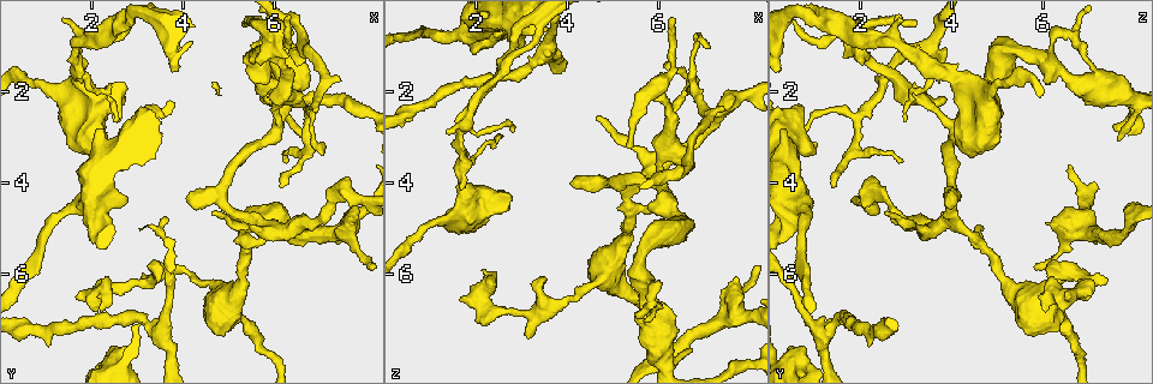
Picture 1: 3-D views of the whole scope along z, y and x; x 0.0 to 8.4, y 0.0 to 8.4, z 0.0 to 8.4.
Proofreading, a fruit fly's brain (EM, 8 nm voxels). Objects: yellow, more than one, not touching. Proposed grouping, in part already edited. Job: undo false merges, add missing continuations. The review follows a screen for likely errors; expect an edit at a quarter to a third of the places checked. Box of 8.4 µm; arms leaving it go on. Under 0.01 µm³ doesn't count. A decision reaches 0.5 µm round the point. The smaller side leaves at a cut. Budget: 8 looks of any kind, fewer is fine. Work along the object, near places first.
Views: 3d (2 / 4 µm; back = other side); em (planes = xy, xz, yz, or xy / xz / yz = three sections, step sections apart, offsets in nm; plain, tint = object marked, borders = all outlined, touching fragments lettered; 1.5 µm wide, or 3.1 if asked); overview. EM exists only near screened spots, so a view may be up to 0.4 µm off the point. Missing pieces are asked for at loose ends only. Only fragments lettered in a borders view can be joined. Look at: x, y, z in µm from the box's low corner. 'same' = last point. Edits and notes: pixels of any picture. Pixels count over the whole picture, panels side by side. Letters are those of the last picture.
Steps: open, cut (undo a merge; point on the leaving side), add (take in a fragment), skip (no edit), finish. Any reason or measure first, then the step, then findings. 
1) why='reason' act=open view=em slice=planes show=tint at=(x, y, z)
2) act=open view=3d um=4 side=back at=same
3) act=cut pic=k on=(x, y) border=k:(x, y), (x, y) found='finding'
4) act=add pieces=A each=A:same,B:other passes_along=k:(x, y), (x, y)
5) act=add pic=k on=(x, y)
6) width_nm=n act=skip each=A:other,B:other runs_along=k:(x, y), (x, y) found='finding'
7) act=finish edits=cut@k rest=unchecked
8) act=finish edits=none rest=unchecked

why='thick end' act=open view=3d um=4 at=(3.00, 3.35, 1.00)

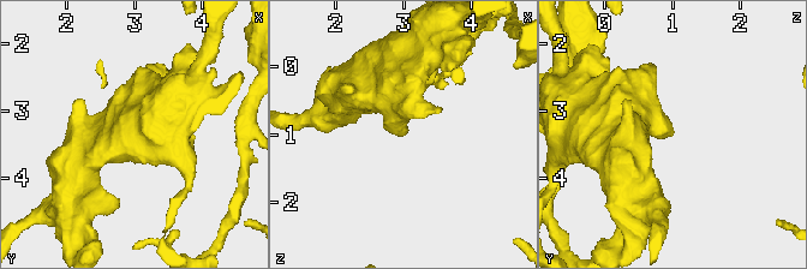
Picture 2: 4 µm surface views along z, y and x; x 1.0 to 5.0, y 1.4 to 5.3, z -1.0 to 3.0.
why='now the EM' act=open view=em slice=planes show=borders at=(3.00, 3.30, 1.05)

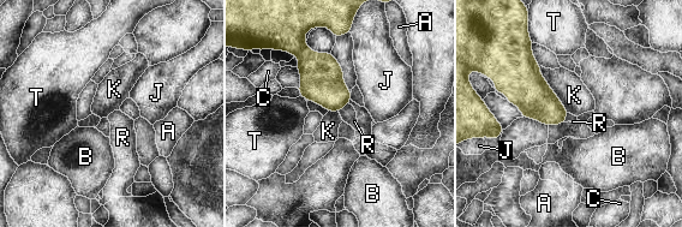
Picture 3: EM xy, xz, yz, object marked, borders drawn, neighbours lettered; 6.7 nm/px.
longest_contact=K:360nm act=skip each=A:other,B:other,C:other,J:other,K:other,R:other,T:other found='none of them fits'

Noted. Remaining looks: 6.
why='arms part here' act=open view=3d um=4 side=back at=(1.80, 0.90, 2.75)

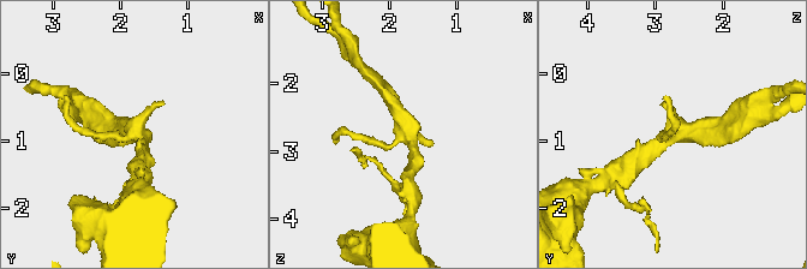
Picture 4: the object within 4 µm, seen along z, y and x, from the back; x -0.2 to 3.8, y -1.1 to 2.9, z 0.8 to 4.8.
why='now the EM' act=open view=em slice=planes show=borders at=(1.75, 0.90, 2.70)

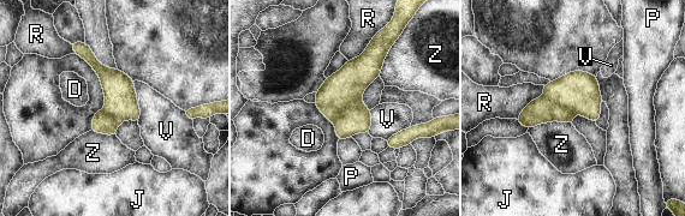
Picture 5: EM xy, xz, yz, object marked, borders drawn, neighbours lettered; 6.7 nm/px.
width_nm=220 act=cut pic=5 on=(579, 91) each=D:other,J:other,P:other,R:other,V:other,Z:other part_leaving=5:(78, 49), (118, 86), (136, 118) found='two neurons meet here'

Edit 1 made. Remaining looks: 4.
why='tapers out' act=open view=3d um=4 at=(7.05, 3.35, 1.00)

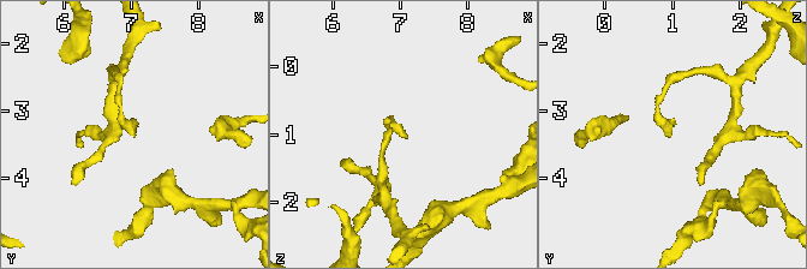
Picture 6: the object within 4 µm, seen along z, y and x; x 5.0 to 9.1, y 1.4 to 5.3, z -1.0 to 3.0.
why='now the EM' act=open view=em slice=planes show=borders at=(7.05, 3.40, 1.00)

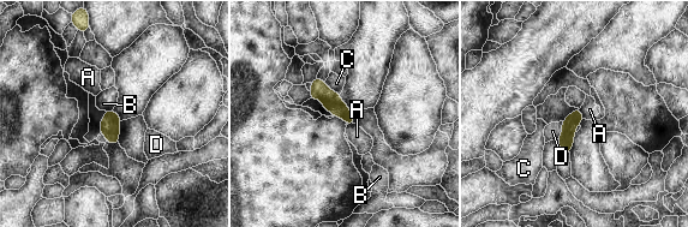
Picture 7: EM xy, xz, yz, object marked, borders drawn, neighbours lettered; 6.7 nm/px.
width_nm=100 act=skip each=A:other,B:other,C:other,D:other runs_along=7:(317, 81), (318, 88), (351, 121) found='none of them fits'

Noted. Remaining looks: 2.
act=finish edits=cut@5 rest=unchecked

